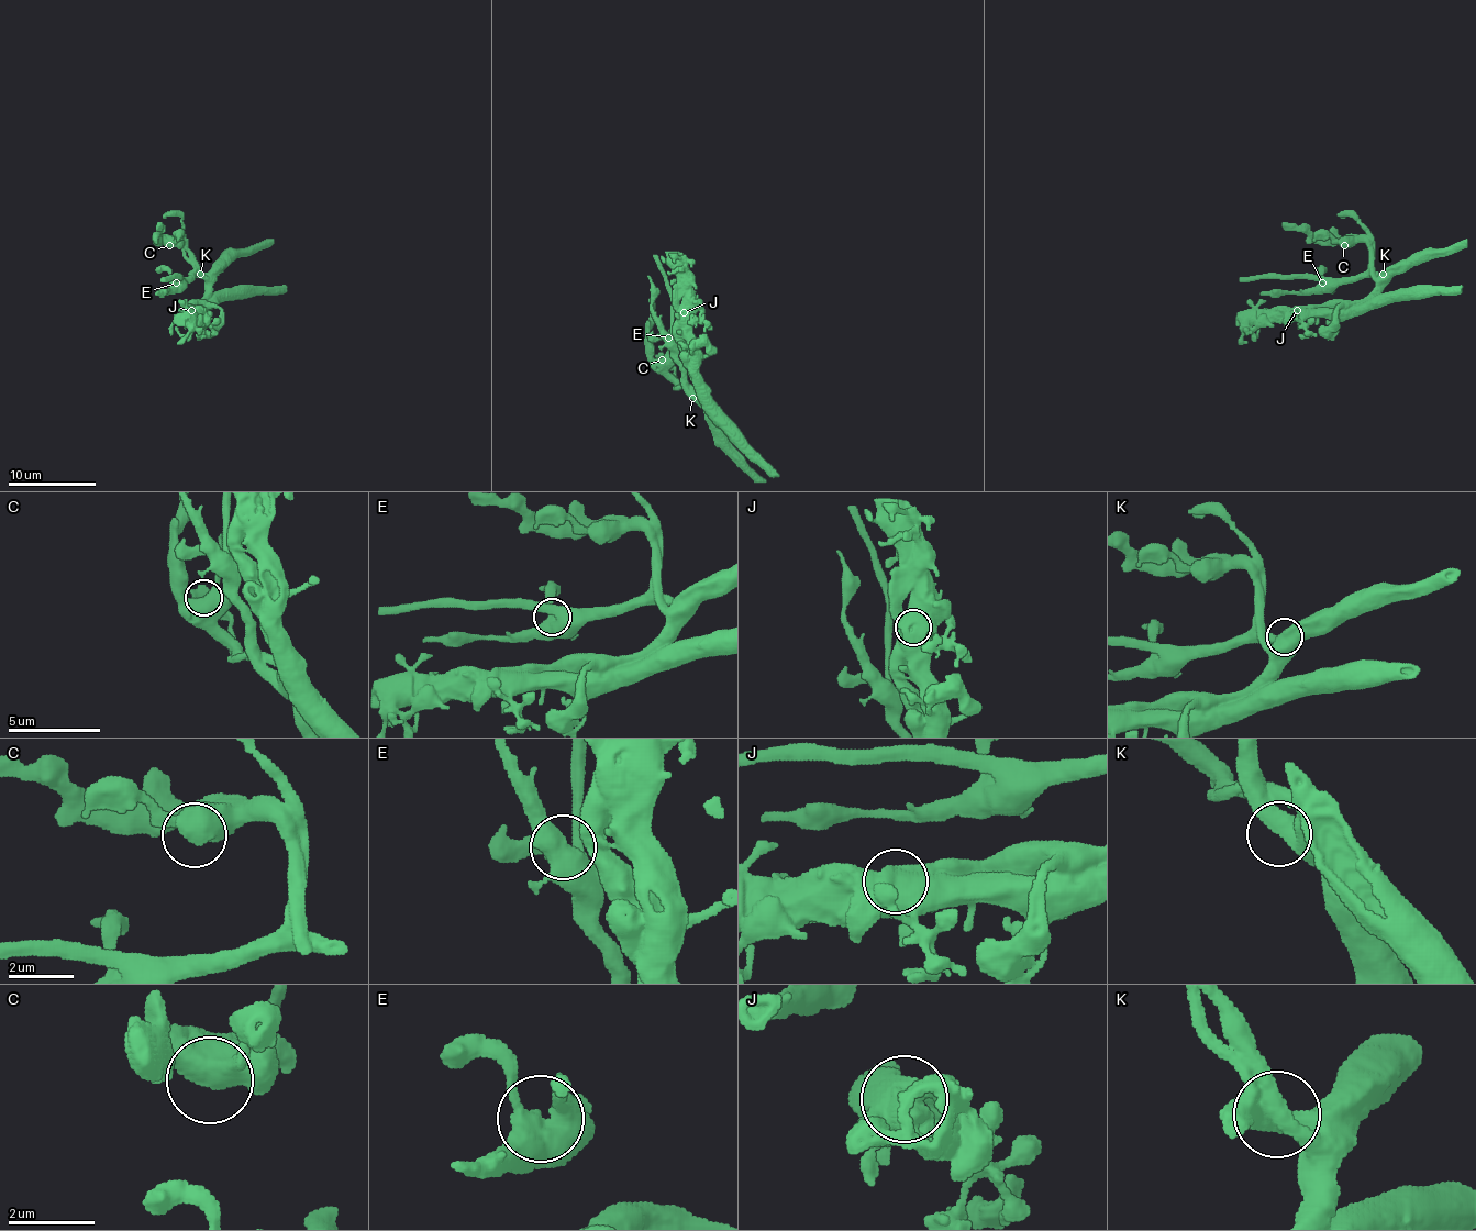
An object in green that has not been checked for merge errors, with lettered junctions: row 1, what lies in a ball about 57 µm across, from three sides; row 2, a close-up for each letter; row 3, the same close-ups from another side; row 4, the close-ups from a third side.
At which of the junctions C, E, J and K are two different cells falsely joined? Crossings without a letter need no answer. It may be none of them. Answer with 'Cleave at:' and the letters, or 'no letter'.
Cleave at: J

